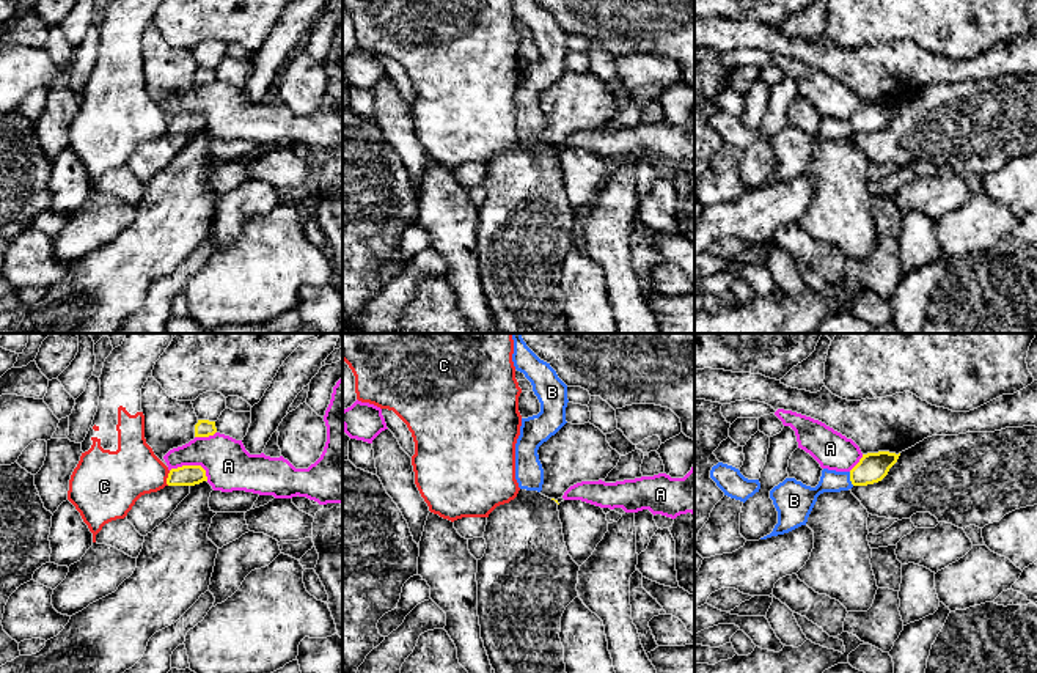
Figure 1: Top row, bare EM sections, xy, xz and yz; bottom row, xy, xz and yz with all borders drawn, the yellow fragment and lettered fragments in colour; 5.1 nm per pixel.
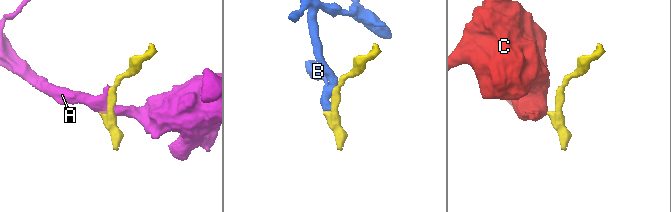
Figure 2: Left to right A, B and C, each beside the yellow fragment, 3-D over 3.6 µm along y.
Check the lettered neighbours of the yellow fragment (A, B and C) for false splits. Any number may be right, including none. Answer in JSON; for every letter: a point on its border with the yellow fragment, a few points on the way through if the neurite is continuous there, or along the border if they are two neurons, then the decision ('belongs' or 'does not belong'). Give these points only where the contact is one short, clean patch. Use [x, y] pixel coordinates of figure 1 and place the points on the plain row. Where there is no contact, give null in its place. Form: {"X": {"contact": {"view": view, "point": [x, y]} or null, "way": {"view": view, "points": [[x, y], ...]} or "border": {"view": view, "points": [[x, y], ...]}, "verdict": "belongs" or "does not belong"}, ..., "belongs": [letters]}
{"A": {"contact": {"view": "xy", "point": [192, 114]}, "verdict": "does not belong"}, "B": {"contact": {"view": "yz", "point": [850, 126]}, "way": {"view": "yz", "points": [[872, 115], [850, 126], [830, 129], [805, 143]]}, "verdict": "belongs"}, "C": {"contact": {"view": "xy", "point": [167, 126]}, "border": {"view": "xy", "points": [[170, 118], [167, 132]]}, "verdict": "does not belong"}, "belongs": ["B"]}

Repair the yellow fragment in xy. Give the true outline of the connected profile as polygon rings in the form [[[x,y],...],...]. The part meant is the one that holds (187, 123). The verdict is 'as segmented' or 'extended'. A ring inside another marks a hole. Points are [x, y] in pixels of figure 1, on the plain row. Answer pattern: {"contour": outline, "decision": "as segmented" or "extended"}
{"contour": [[[182,113],[171,116],[167,126],[168,134],[195,134],[203,129],[207,129],[207,124],[201,113]]], "decision": "as segmented"}

